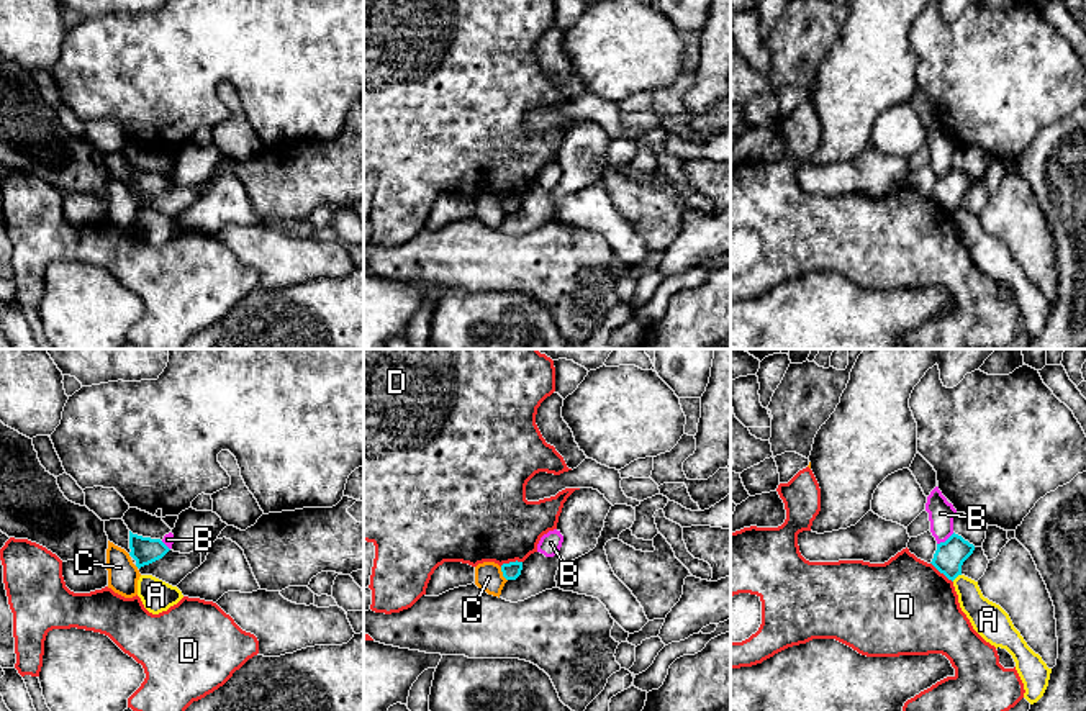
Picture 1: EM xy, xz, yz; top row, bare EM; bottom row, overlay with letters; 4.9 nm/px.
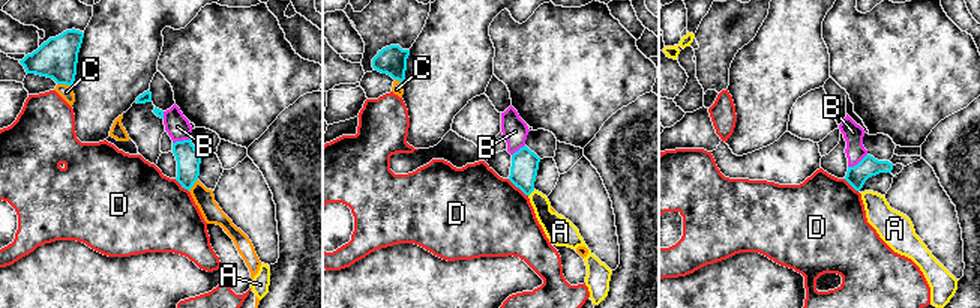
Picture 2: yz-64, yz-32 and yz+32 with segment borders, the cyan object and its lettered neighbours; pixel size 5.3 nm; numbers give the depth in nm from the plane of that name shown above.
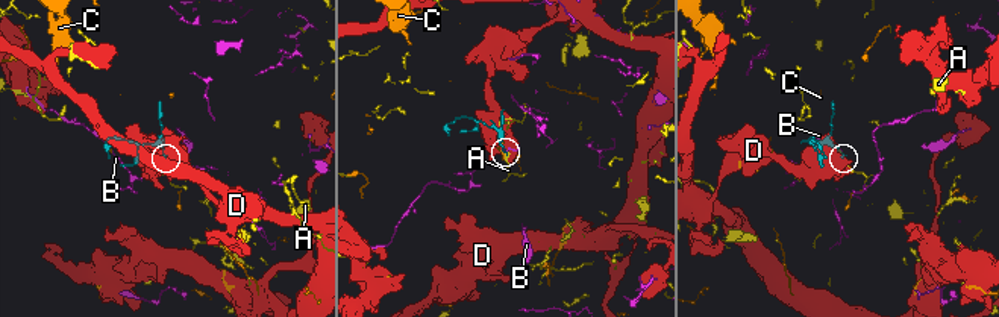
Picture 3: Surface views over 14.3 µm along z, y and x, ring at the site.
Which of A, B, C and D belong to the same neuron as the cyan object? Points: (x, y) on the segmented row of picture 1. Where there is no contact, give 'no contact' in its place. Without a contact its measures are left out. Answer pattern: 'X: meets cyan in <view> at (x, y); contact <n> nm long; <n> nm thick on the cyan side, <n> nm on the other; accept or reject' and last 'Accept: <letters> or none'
A: meets cyan in yz at (955, 577); contact 60 nm long; 150 nm thick on the cyan side, 160 nm on the other; reject
B: meets cyan in yz at (947, 539); contact 110 nm long; 150 nm thick on the cyan side, 130 nm on the other; reject
C: meets cyan in xz at (503, 574); contact 80 nm long; 90 nm thick on the cyan side, 140 nm on the other; reject
D: meets cyan in yz at (942, 572); contact 150 nm long; 150 nm thick on the cyan side, 480 nm on the other; reject
Accept: none

